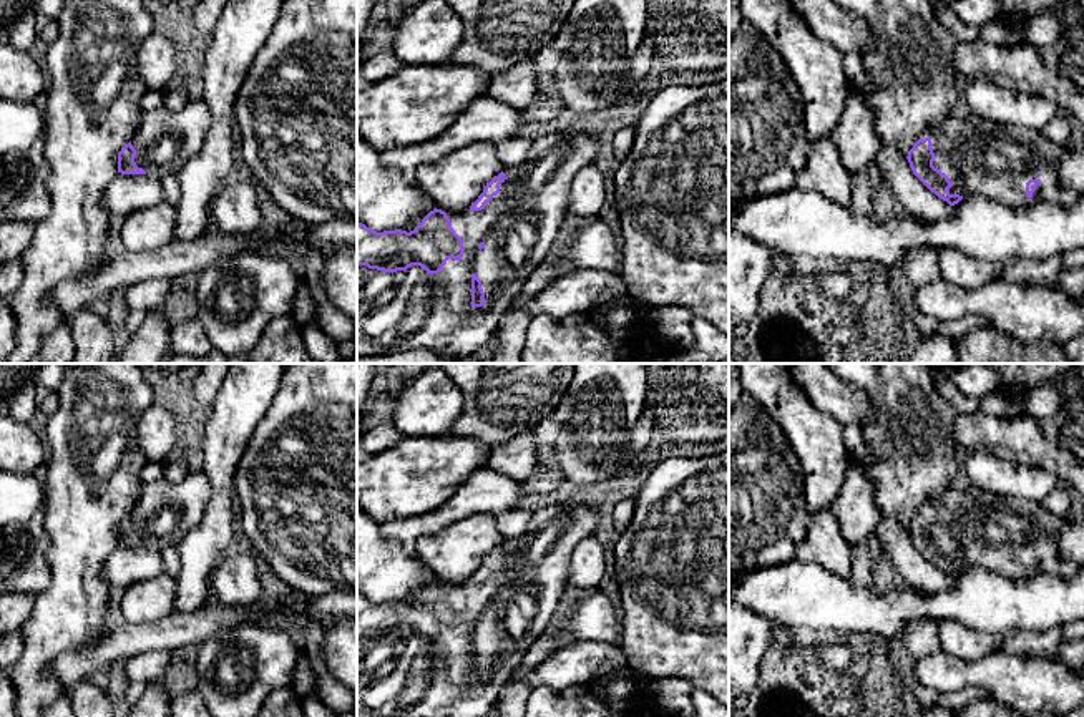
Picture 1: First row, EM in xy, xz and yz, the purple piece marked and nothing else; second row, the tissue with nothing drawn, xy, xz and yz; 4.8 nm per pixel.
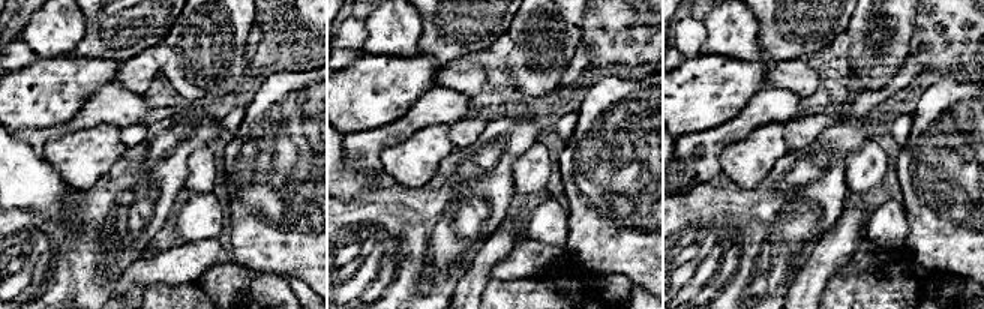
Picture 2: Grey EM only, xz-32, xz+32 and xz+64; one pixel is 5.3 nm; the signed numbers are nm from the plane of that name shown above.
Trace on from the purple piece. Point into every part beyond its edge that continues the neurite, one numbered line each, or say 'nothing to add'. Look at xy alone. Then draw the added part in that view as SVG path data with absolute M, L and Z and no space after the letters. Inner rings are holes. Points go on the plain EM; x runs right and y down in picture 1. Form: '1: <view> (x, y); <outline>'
1: xy (165, 513); M188 470L179 483L158 480L143 485L131 510L136 538L156 553L176 548L201 523L211 496L212 486L204 470Z

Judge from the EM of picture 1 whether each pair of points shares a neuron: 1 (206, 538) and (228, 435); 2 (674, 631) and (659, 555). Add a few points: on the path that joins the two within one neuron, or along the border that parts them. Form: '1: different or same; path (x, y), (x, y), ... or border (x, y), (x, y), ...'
1: same; path (218, 513), (221, 502), (221, 460)
2: same; path (674, 613), (674, 573)

